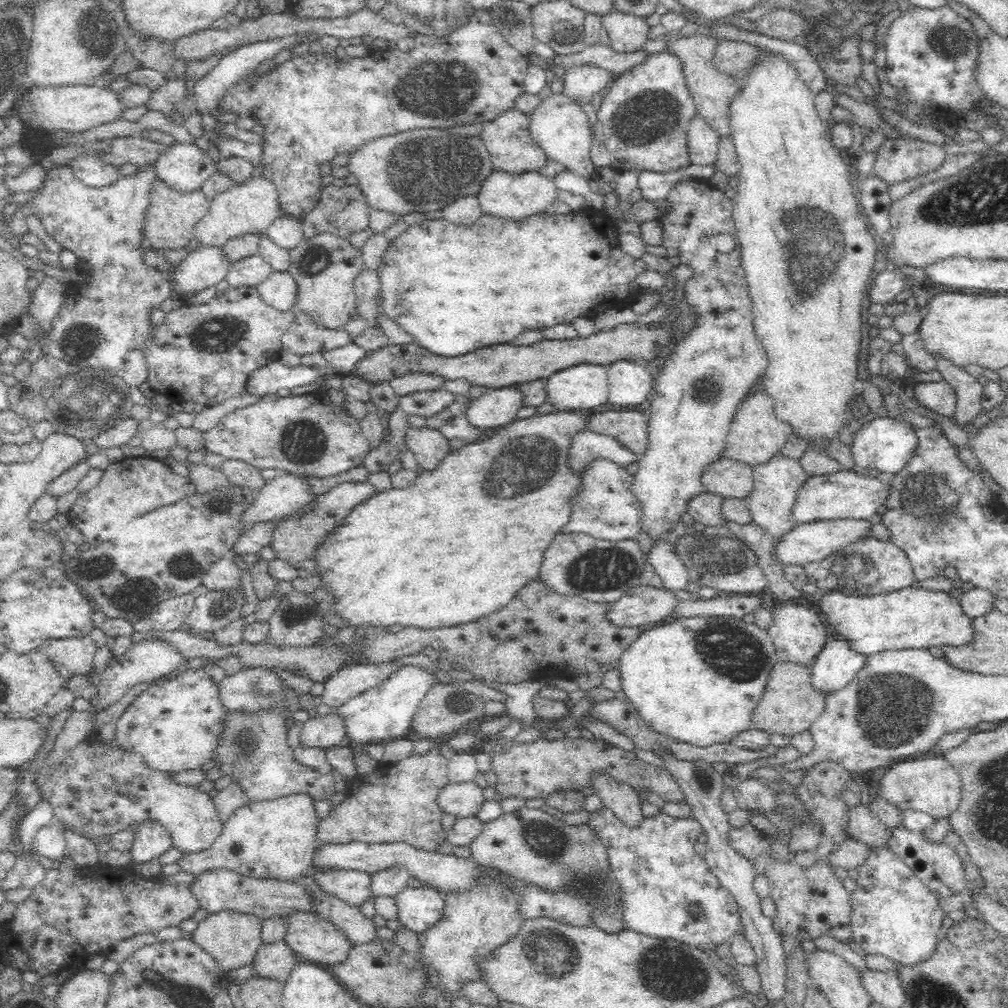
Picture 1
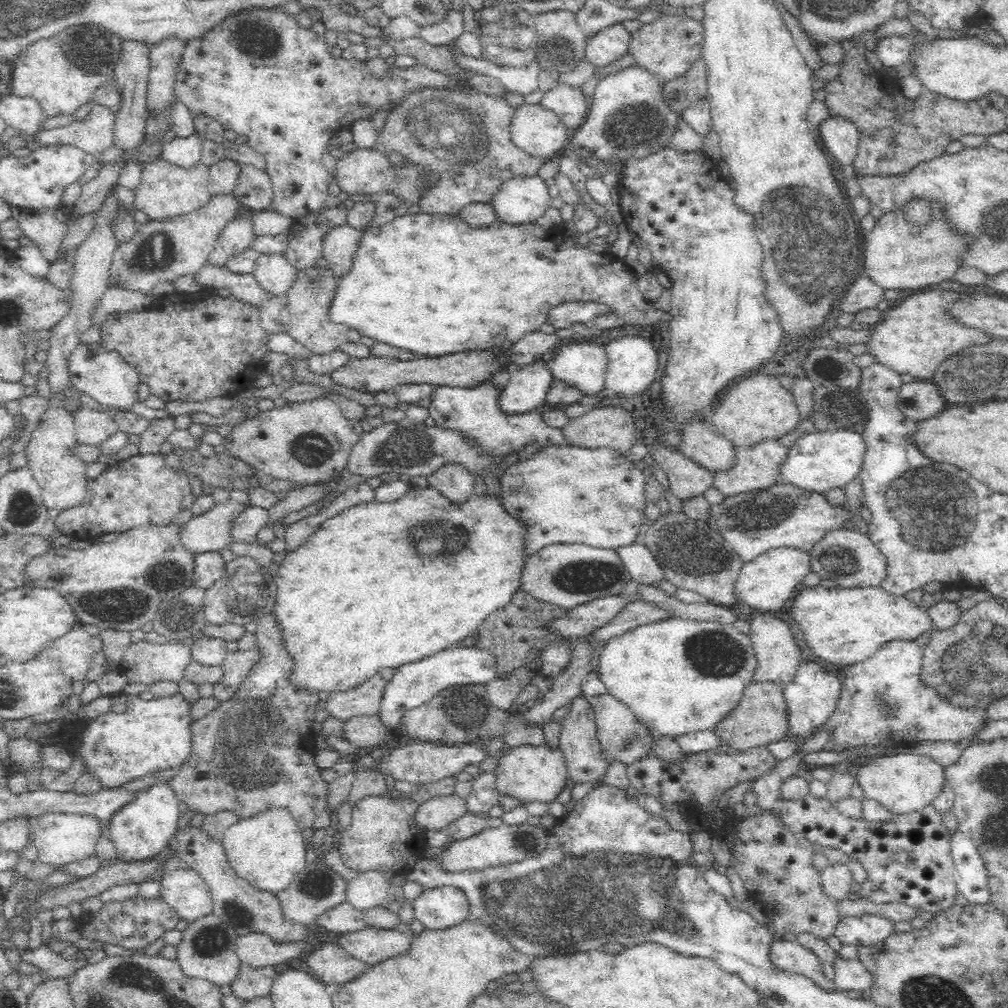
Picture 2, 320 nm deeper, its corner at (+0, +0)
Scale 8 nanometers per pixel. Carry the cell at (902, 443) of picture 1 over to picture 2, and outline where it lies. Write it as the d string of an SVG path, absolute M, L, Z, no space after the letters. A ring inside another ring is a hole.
M846 429L817 430L798 438L796 444L788 450L786 460L782 462L780 482L792 483L800 488L823 493L837 487L842 488L859 475L866 448L868 445L862 432Z

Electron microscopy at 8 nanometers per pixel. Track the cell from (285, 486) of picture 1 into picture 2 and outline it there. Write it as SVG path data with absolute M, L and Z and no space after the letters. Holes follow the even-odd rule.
M228 497L224 502L215 503L215 505L204 512L200 516L194 516L186 522L187 526L181 532L182 544L194 552L195 554L219 552L222 548L229 548L235 542L233 531L235 530L235 523L251 504L244 504L244 502L236 502L231 497Z

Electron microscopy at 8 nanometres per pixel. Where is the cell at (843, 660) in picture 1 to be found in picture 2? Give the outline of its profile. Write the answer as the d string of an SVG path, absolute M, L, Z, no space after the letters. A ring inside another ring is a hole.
M802 662L795 676L785 684L784 697L788 703L788 721L790 732L788 735L804 740L810 734L819 731L832 714L842 690L842 682L836 672L826 670L822 662Z

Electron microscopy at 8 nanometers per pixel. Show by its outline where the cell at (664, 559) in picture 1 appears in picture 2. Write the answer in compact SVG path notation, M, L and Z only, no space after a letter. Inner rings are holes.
M641 541L616 548L616 550L632 579L640 585L658 586L665 579L657 559Z

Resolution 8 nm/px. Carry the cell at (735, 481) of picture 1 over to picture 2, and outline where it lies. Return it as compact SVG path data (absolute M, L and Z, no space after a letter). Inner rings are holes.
M692 420L682 428L680 439L681 454L708 472L728 472L736 464L735 446L710 421Z

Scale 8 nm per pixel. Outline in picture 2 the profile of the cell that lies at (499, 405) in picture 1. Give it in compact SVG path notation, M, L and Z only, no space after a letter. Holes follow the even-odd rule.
M541 357L532 364L512 368L511 379L500 389L497 403L503 414L522 414L544 408L545 394L552 384L548 358Z

